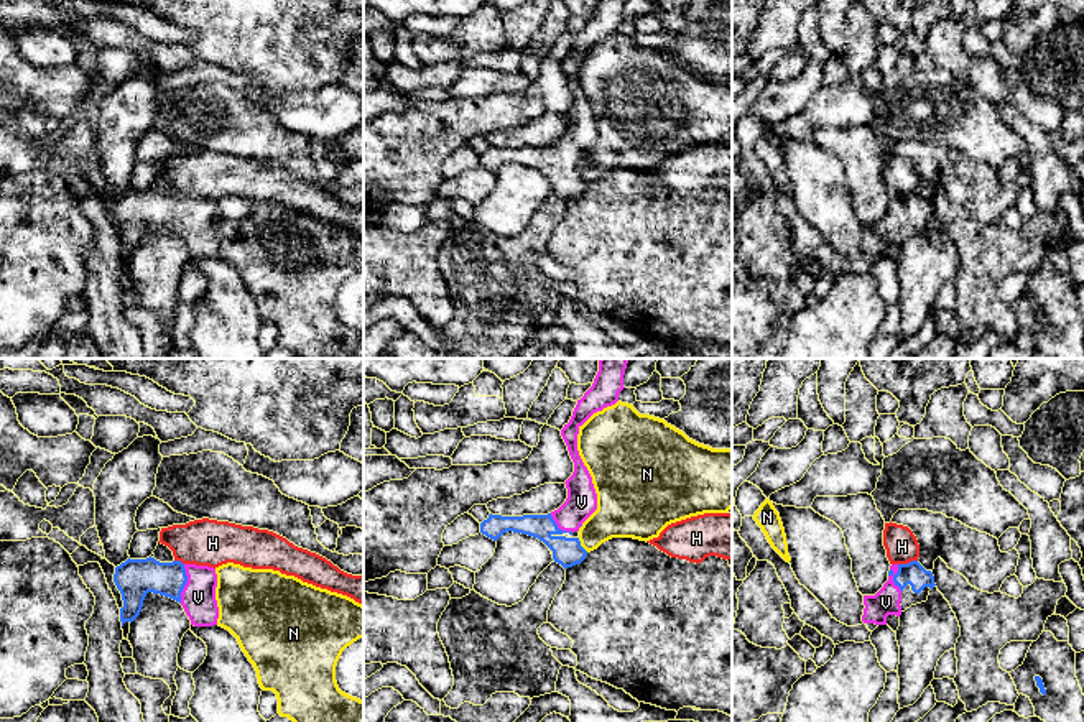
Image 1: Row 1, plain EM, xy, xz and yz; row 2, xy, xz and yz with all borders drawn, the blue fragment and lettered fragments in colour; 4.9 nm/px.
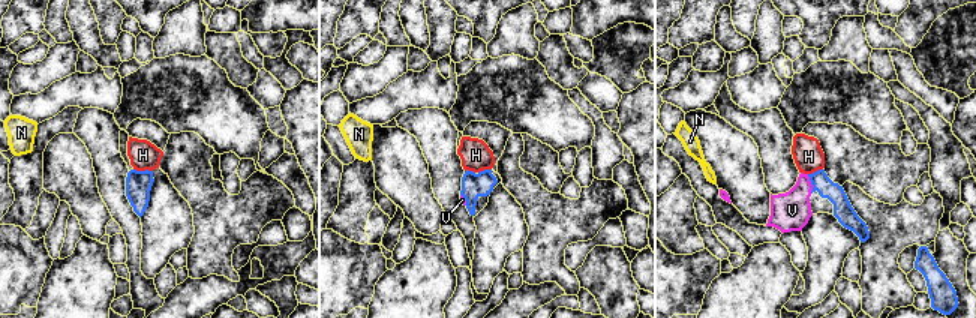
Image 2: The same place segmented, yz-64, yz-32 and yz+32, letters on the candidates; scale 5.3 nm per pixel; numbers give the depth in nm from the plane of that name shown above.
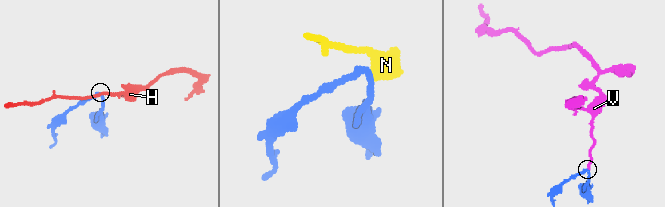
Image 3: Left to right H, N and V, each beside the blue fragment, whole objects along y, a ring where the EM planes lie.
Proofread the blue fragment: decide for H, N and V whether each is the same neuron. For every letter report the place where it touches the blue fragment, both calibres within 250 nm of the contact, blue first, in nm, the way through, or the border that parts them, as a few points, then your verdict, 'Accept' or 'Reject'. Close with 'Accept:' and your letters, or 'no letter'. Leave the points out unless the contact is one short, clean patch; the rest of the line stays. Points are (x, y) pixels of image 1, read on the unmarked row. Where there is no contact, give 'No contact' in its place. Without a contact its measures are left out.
H: Touches blue at yz (907, 196). Thickness 110 nm (blue) against 160 nm. Boundary: yz (917, 191), (898, 196). Reject
N: Touches blue at xz (579, 176). Thickness 140 nm (blue) against 220 nm. Reject
V: Touches blue at xy (185, 216). Thickness 190 nm (blue) against 170 nm. Path across: xy (135, 209), (165, 209), (185, 216), (198, 229). Accept
Accept: V

